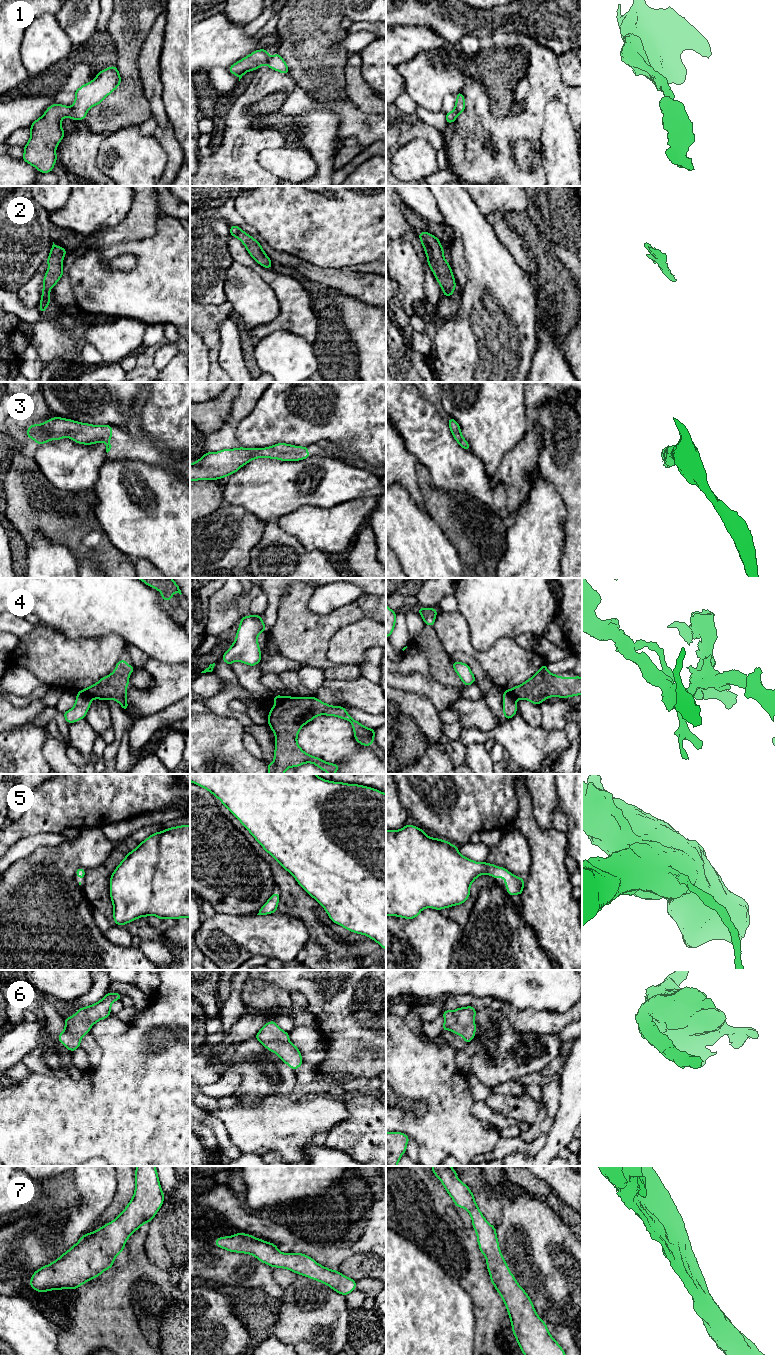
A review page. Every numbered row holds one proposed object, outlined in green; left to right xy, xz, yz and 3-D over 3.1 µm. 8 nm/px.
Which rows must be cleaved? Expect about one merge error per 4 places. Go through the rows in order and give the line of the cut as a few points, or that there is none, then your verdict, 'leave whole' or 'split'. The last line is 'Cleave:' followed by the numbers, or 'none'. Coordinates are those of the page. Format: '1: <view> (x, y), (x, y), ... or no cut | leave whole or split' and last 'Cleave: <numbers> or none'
1: no cut | leave whole
2: no cut | leave whole
3: no cut | leave whole
4: xy (79, 691), (88, 694), (92, 698) | split
5: no cut | leave whole
6: no cut | leave whole
7: no cut | leave whole
Cleave: 4

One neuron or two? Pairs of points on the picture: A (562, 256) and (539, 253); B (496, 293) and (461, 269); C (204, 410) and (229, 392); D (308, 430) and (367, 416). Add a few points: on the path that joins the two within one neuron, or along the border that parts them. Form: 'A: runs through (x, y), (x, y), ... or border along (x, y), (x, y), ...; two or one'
A: border along (549, 241), (549, 251), (569, 273); two
B: border along (464, 250), (467, 281), (457, 293); two
C: runs through (210, 410), (224, 398); one
D: runs through (323, 428), (328, 426), (338, 416), (352, 416); one

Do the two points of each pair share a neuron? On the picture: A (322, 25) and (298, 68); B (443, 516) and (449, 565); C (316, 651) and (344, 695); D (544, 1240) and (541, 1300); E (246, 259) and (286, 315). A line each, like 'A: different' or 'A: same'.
A: same
B: different
C: different
D: same
E: same

